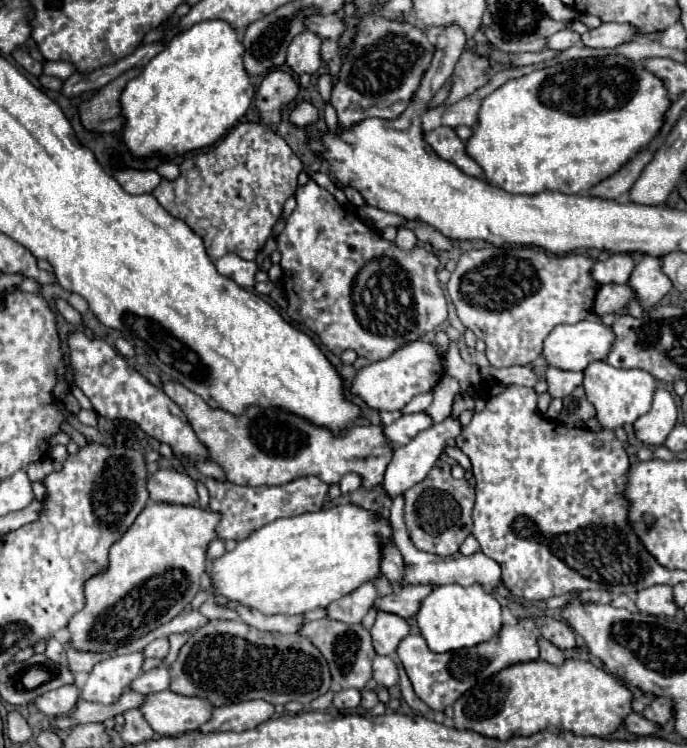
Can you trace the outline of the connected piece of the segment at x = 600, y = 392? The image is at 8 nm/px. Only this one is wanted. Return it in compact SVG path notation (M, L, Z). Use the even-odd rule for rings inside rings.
M591 362L585 368L585 382L583 388L587 390L589 402L597 410L597 420L603 428L617 428L625 424L633 424L639 416L651 410L653 394L657 388L657 380L645 370L617 370L607 362Z

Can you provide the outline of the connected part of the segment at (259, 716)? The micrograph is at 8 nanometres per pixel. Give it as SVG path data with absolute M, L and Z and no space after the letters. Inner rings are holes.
M251 700L251 702L239 702L235 706L223 706L219 710L213 710L209 722L205 722L199 730L203 732L243 732L257 728L265 720L273 716L273 706L263 700Z

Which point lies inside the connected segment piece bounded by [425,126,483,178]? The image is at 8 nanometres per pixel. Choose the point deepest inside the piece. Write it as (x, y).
(443, 140)

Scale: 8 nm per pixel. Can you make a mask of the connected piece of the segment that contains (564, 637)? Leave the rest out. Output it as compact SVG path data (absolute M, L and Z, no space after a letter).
M545 616L543 622L539 624L539 634L543 638L547 638L549 642L553 642L557 648L565 650L565 648L573 648L575 646L575 636L571 632L571 628L561 622L561 620L555 620L551 616Z

